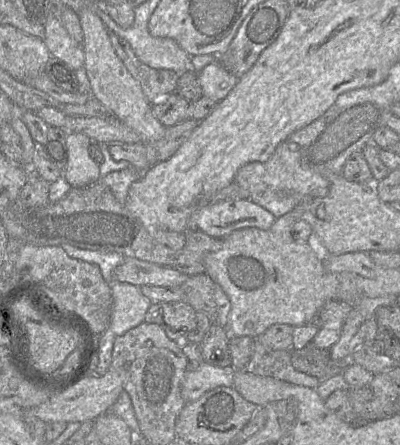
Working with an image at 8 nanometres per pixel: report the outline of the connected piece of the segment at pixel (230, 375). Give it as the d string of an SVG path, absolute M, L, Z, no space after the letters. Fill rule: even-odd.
M202 362L196 370L187 370L181 388L186 404L219 386L233 387L235 369Z

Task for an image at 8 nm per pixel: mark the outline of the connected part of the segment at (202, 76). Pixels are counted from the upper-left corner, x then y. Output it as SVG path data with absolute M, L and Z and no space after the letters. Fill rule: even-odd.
M218 58L206 65L198 76L203 96L217 103L228 95L238 81L236 76L223 67Z

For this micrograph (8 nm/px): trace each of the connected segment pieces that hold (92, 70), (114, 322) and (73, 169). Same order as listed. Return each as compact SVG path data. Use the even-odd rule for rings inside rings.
M81 9L77 15L83 30L84 68L90 81L92 97L112 112L122 123L135 131L143 143L154 142L164 137L166 128L155 117L152 105L145 97L140 83L131 75L116 54L102 20L90 10Z
M112 282L110 329L115 336L121 336L145 320L145 314L152 304L141 292L140 287L126 282Z
M71 133L66 138L67 164L63 176L72 188L82 188L100 179L100 168L89 155L92 140L82 133Z

